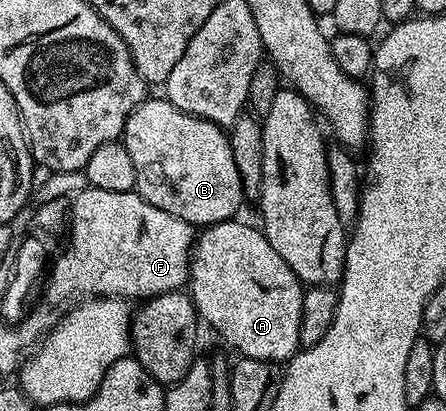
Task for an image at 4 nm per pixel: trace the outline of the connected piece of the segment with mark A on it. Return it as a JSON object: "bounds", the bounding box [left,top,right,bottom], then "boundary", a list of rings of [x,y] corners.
{"bounds":[189,218,304,362],"boundary":[[[239,218],[222,220],[219,224],[208,224],[198,233],[195,247],[191,250],[191,275],[189,295],[195,304],[202,323],[207,324],[227,344],[239,351],[240,357],[248,360],[286,362],[300,351],[301,302],[304,285],[293,274],[293,270],[269,246],[267,237],[258,227],[242,224]]]}

